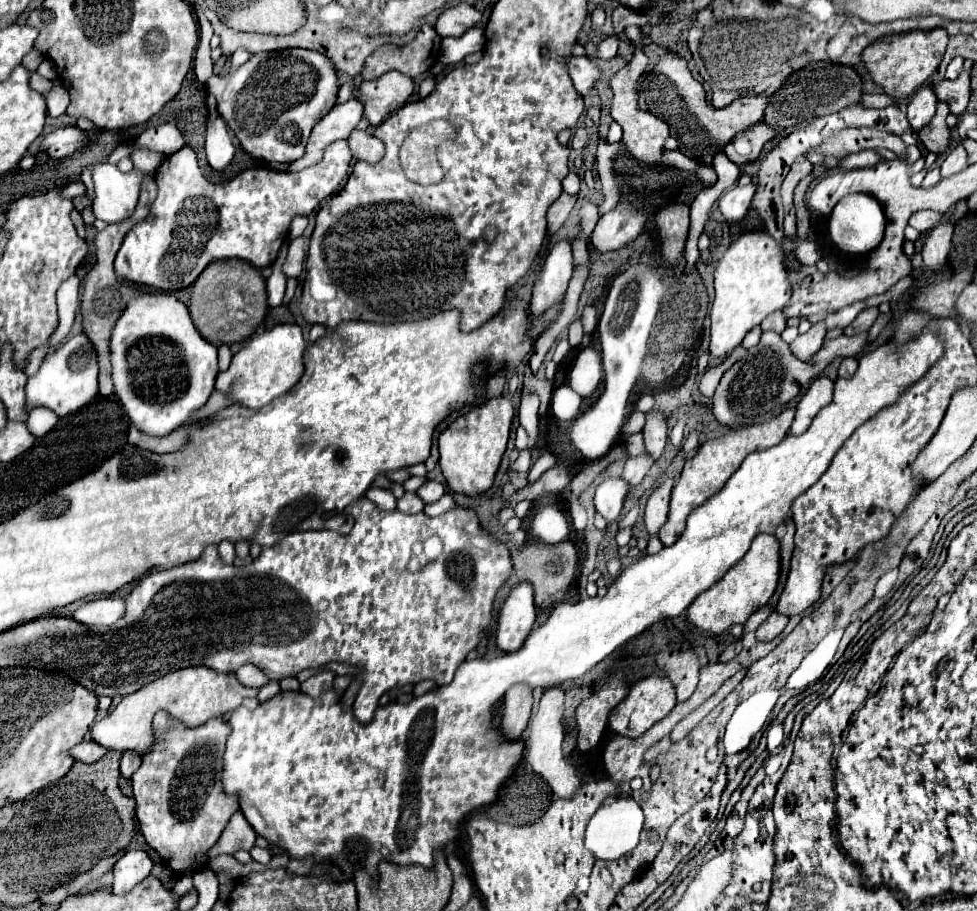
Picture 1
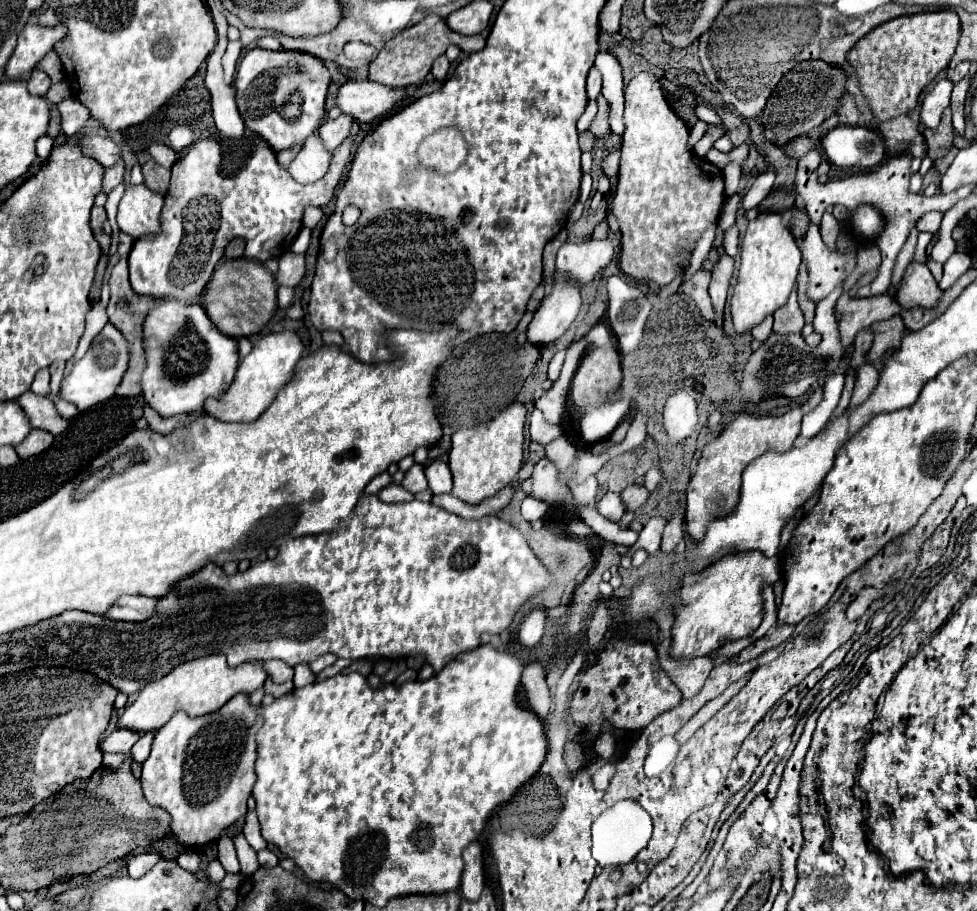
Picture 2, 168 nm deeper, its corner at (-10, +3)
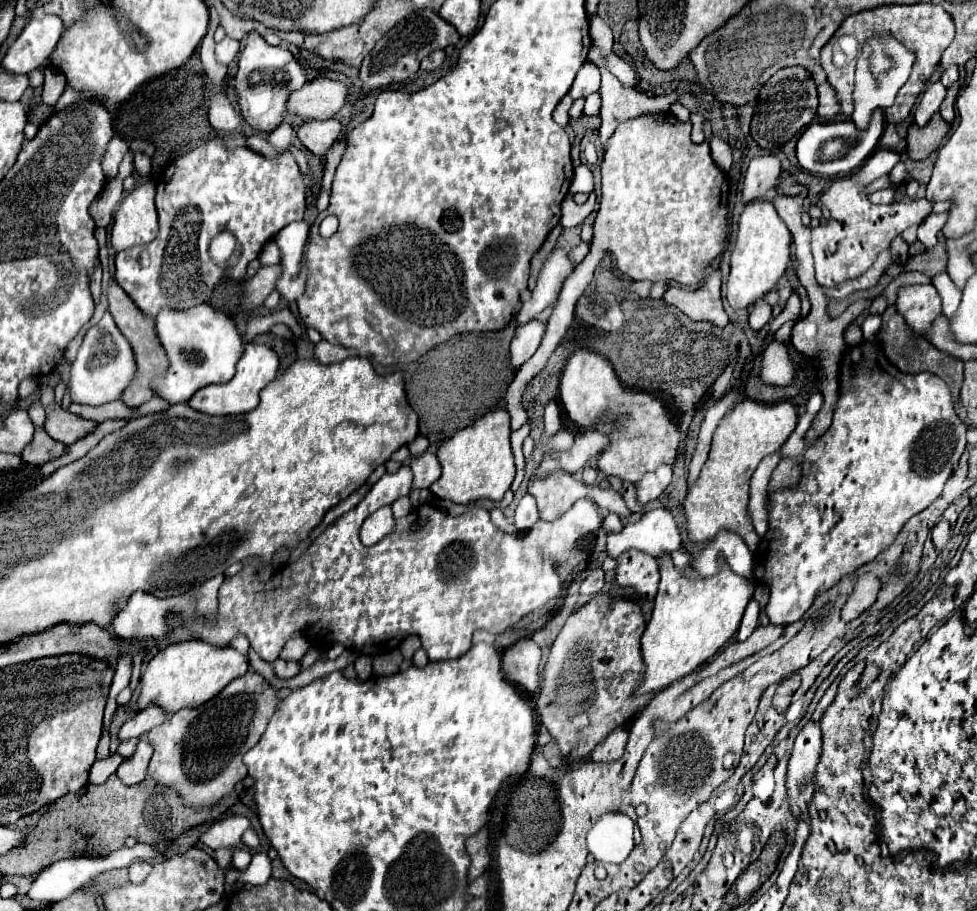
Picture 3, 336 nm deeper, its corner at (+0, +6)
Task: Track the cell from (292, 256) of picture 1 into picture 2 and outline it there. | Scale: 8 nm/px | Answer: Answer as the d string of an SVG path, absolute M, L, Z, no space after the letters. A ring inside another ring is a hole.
M286 252L280 256L280 268L276 272L276 282L278 284L288 284L288 286L296 286L304 272L306 272L306 262L304 262L304 254L296 254L296 252Z

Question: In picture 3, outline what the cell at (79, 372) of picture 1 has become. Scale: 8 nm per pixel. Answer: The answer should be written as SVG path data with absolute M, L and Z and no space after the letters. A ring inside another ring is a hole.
M106 311L98 325L90 327L84 335L84 343L78 351L76 361L72 363L72 377L70 377L70 397L74 403L80 405L104 405L122 397L124 389L132 383L136 375L136 359L130 343L116 327L112 315Z

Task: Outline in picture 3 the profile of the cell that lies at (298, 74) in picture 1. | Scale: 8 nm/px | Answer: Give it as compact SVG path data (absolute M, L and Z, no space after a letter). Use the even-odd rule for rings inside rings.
M252 31L238 57L238 73L234 77L238 103L244 119L262 131L276 129L286 119L286 97L306 83L306 75L294 55L284 47L272 47L264 37Z

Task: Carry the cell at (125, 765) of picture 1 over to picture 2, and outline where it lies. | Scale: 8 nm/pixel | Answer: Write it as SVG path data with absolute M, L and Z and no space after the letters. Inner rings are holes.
M148 732L148 734L140 736L140 740L132 746L132 758L134 758L138 764L142 764L142 762L148 758L150 746L152 746L152 738L154 738L154 734Z

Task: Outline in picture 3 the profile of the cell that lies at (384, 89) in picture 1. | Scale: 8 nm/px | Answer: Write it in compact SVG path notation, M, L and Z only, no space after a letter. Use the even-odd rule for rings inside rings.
M316 79L290 93L286 109L290 115L306 119L330 119L344 105L348 87L340 81Z

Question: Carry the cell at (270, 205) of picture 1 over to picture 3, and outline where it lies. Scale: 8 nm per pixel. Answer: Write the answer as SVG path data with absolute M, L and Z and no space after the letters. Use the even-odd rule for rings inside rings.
M210 139L202 141L196 149L188 151L186 155L180 155L164 171L162 181L156 185L156 209L160 219L158 237L150 245L140 245L118 253L114 273L114 281L148 317L156 317L160 309L190 309L212 299L212 291L220 281L220 267L210 259L208 245L210 239L218 235L218 231L232 231L242 247L240 261L232 267L232 271L226 271L228 279L242 281L246 265L260 255L264 243L274 239L274 235L288 223L302 221L306 211L306 185L290 151L284 151L276 159L266 159L260 153L254 153L250 147L238 147L234 151L228 151L220 139Z

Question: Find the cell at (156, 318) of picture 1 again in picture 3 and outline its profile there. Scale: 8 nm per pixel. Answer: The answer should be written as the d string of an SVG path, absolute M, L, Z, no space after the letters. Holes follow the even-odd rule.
M208 303L196 305L192 309L184 309L184 311L162 311L162 313L158 313L156 333L158 333L158 337L166 349L166 355L170 357L170 369L166 371L164 377L154 381L154 391L156 391L156 395L168 399L170 405L186 403L198 389L202 389L206 385L230 381L236 373L236 363L244 353L244 341L236 329L232 315L218 311L218 309L212 309Z

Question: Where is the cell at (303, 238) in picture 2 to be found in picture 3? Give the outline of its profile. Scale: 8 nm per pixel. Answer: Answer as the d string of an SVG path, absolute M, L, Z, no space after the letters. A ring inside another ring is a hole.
M306 221L290 223L274 237L280 249L280 267L282 267L276 289L286 303L296 301L304 293L306 275L302 273L302 269L304 269L304 253L308 237L310 237L310 225Z

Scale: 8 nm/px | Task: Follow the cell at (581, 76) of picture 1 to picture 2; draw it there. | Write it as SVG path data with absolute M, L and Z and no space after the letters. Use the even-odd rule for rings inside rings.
M592 66L590 72L588 72L588 86L586 86L586 90L588 90L588 98L590 100L596 100L596 96L602 90L602 74L598 72L596 66Z

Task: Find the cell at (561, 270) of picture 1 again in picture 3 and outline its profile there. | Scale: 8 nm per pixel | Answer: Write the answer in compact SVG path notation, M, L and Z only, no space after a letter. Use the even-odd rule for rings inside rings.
M532 319L526 325L520 325L516 329L510 345L510 363L514 369L520 369L522 363L536 353L544 337L544 331L546 331L546 323L540 323L538 319Z

